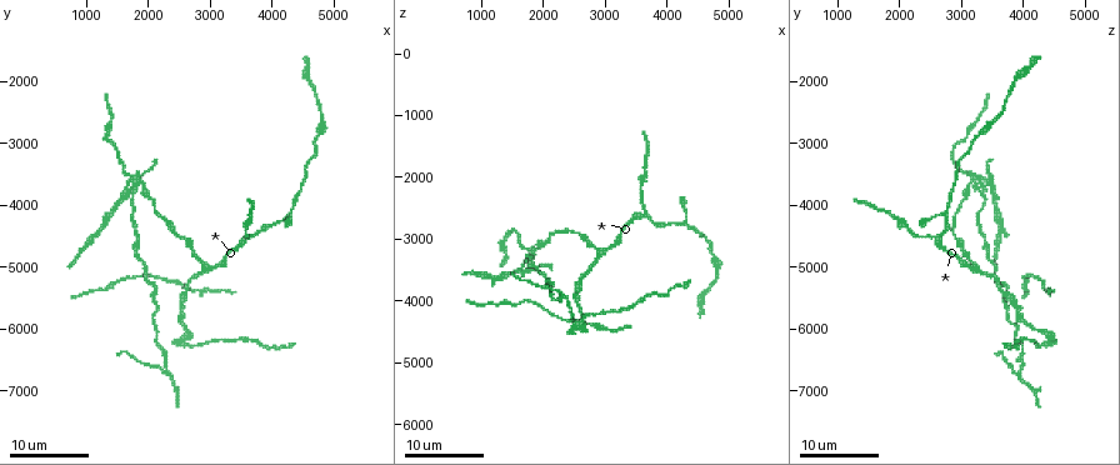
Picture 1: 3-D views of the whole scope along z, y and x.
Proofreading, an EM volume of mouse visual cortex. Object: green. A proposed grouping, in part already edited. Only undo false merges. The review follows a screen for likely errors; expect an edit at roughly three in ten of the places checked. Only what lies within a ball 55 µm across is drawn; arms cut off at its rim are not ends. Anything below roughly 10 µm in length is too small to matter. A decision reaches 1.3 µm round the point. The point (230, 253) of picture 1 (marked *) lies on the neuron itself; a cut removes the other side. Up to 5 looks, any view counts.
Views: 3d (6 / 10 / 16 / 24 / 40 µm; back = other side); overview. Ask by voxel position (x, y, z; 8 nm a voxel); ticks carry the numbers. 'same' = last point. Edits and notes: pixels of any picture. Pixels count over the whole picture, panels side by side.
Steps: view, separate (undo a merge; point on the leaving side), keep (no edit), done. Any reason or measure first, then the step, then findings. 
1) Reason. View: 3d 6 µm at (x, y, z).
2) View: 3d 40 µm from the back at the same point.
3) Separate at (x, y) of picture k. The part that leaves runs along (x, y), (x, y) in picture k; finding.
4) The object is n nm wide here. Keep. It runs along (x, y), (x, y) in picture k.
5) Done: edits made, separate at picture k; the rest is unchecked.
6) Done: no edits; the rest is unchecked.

View: 3d 24 µm at (2850, 4950, 3200).

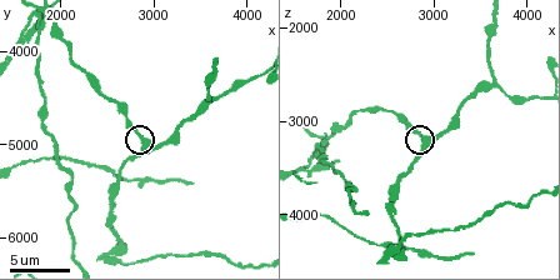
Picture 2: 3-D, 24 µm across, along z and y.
View: 3d 6 µm at the same point.

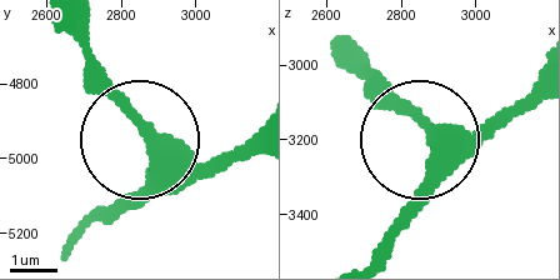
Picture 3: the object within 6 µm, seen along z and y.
Keep. It runs along (536, 86), (501, 114), (433, 134), (429, 183), (409, 214) in picture 3; continuous, no second neuron.

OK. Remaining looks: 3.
Four arms meet. View: 3d 16 µm at (1800, 3550, 3200).

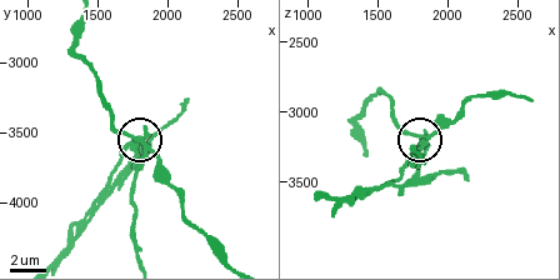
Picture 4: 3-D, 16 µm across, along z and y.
Closer look. View: 3d 10 µm at the same point.

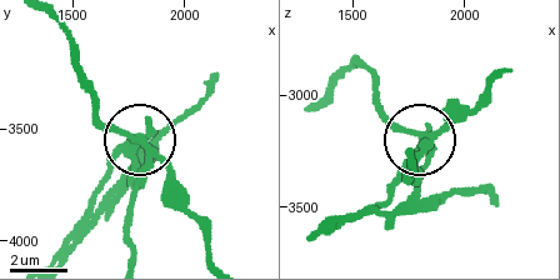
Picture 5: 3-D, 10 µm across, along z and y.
The side arm is 16 µm long. Separate at (139, 153) of picture 5. The part that leaves runs along (144, 150), (144, 176), (130, 204), (130, 255) in picture 5; a second neuron is stuck on.

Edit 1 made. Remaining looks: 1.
Three-way junction. View: 3d 10 µm at (3650, 4500, 2600).

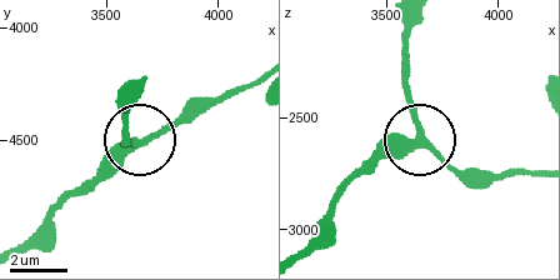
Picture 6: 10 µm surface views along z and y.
The side arm is 13 µm long. Keep. It runs along (346, 190), (416, 141), (411, 65) in picture 6; all the same neuron.

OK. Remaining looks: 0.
Done: edits made, separate at picture 5; the rest is unchecked.

